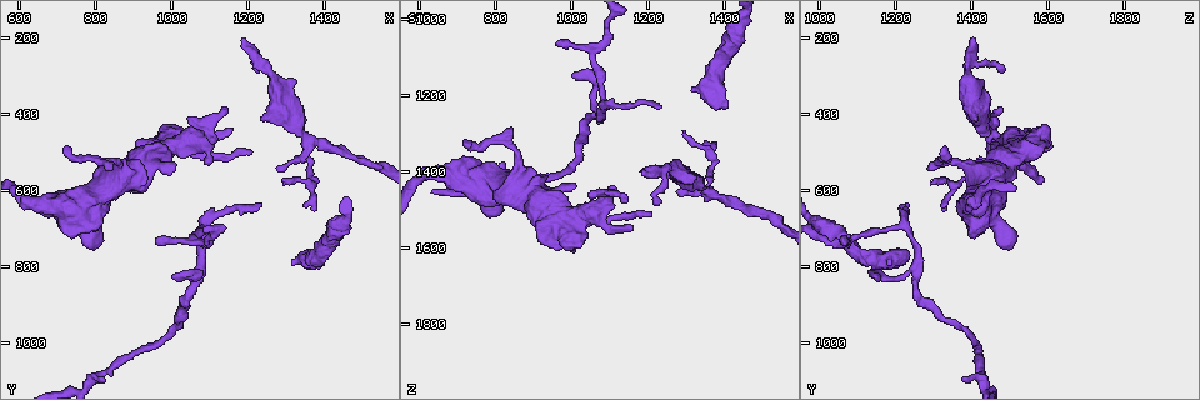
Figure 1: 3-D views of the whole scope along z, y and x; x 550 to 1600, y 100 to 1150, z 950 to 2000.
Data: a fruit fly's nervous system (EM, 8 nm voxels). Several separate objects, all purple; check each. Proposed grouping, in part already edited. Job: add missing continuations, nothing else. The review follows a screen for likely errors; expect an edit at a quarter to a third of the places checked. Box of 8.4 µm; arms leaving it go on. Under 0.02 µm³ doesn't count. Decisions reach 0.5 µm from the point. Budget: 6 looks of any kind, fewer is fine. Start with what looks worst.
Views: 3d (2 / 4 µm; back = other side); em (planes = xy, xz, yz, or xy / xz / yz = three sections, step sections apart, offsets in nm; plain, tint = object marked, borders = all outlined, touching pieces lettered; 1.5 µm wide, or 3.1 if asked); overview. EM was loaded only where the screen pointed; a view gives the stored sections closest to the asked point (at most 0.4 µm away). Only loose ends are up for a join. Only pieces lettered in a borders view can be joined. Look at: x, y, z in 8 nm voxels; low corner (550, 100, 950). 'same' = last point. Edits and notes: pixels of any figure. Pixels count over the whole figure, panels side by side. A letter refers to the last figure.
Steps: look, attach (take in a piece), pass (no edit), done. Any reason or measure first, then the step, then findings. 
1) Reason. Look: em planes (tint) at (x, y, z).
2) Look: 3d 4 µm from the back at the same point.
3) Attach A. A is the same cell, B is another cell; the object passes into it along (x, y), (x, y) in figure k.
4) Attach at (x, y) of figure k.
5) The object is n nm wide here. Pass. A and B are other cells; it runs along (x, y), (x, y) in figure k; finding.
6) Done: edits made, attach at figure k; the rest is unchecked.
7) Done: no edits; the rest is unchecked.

Thin end. Look: 3d 4 µm at (1000, 825, 1150).

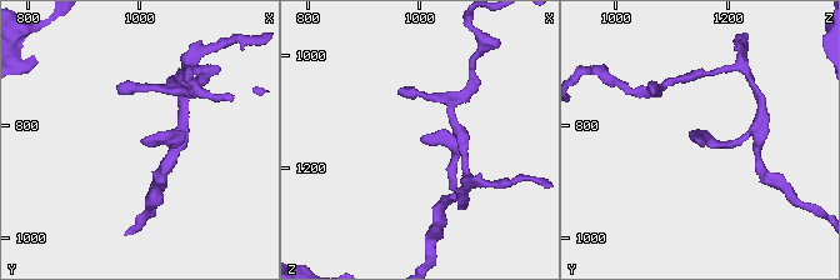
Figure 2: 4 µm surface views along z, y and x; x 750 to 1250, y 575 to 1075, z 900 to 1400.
Look: em planes (borders) at (1005, 830, 1150).

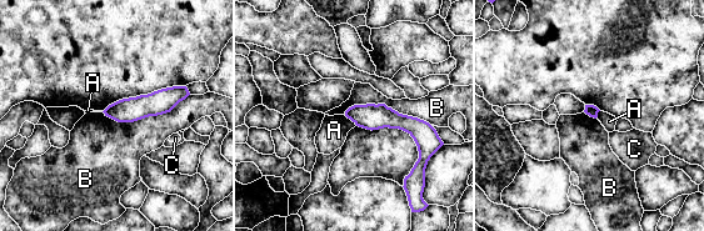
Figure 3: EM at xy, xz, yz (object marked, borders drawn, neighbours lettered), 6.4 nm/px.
Pass. A, B and C are other cells; none of them fits.

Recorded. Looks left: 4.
Tapers out. Look: em planes (borders) at (730, 485, 1330).

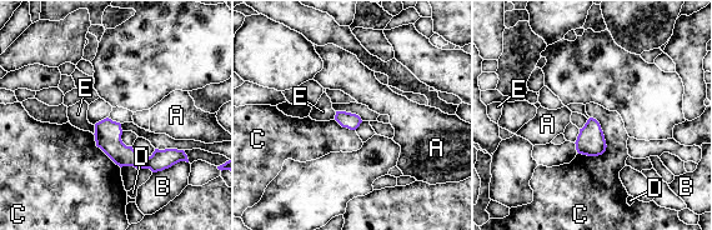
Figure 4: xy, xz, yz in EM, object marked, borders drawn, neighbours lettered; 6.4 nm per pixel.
The longest contact is with C, 260 nm. Pass. A, B, C, D and E are other cells; it runs along (98, 126), (138, 161), (176, 159) in figure 4; no lettered piece goes on from it.

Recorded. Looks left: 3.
Free end. Look: em xz step 8 (borders) at (1375, 655, 1320).

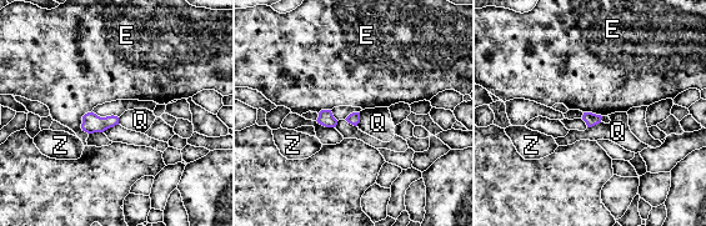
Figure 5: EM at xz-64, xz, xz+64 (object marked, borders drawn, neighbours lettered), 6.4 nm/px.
Cut it another way. Look: em planes (borders) at the same point.

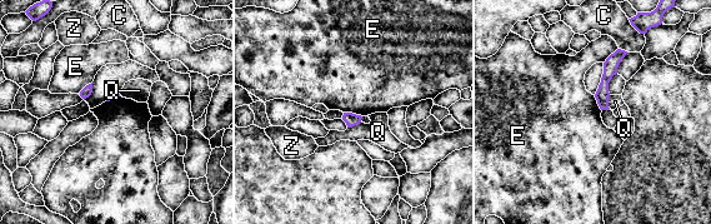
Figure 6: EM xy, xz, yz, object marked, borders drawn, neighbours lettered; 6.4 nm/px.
Pass. C, E, Q and Z are other cells; it runs along (621, 53), (604, 83), (604, 106) in figure 6; no lettered piece goes on from it.

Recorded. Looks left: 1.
Done: no edits; the rest is unchecked.

